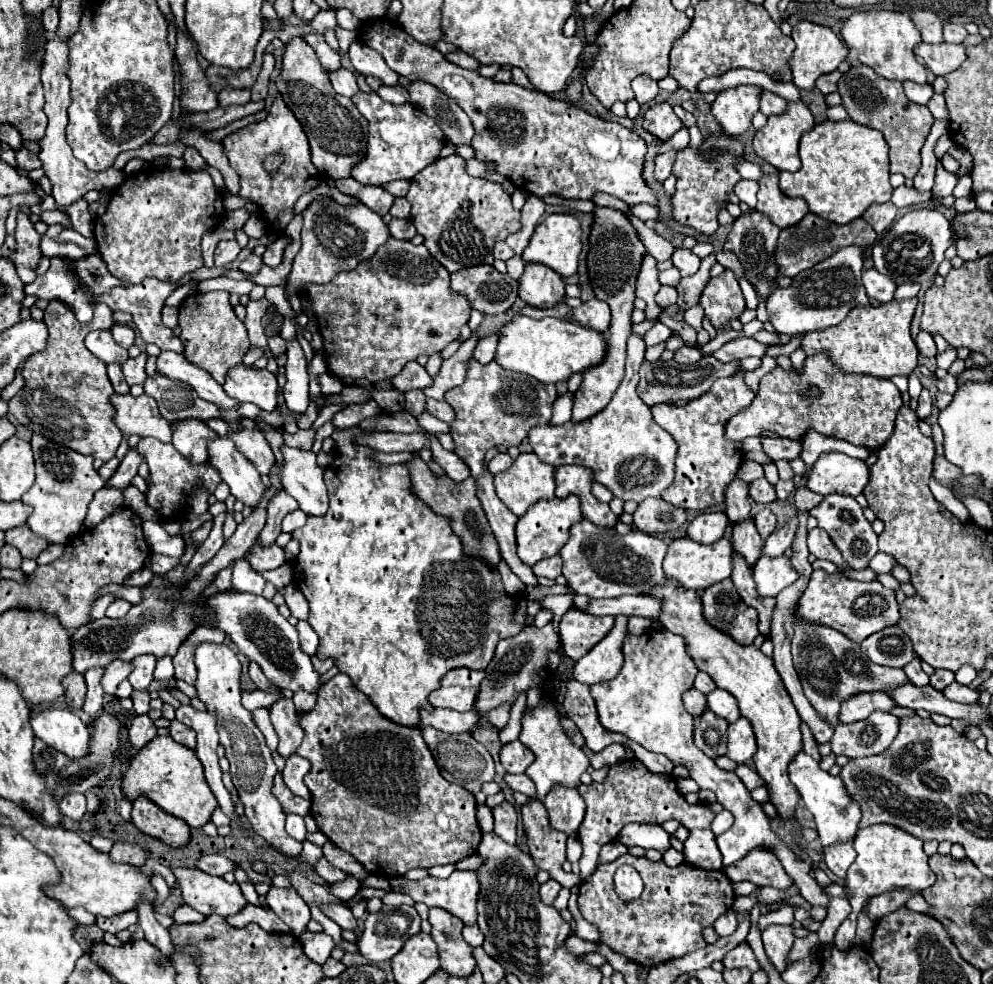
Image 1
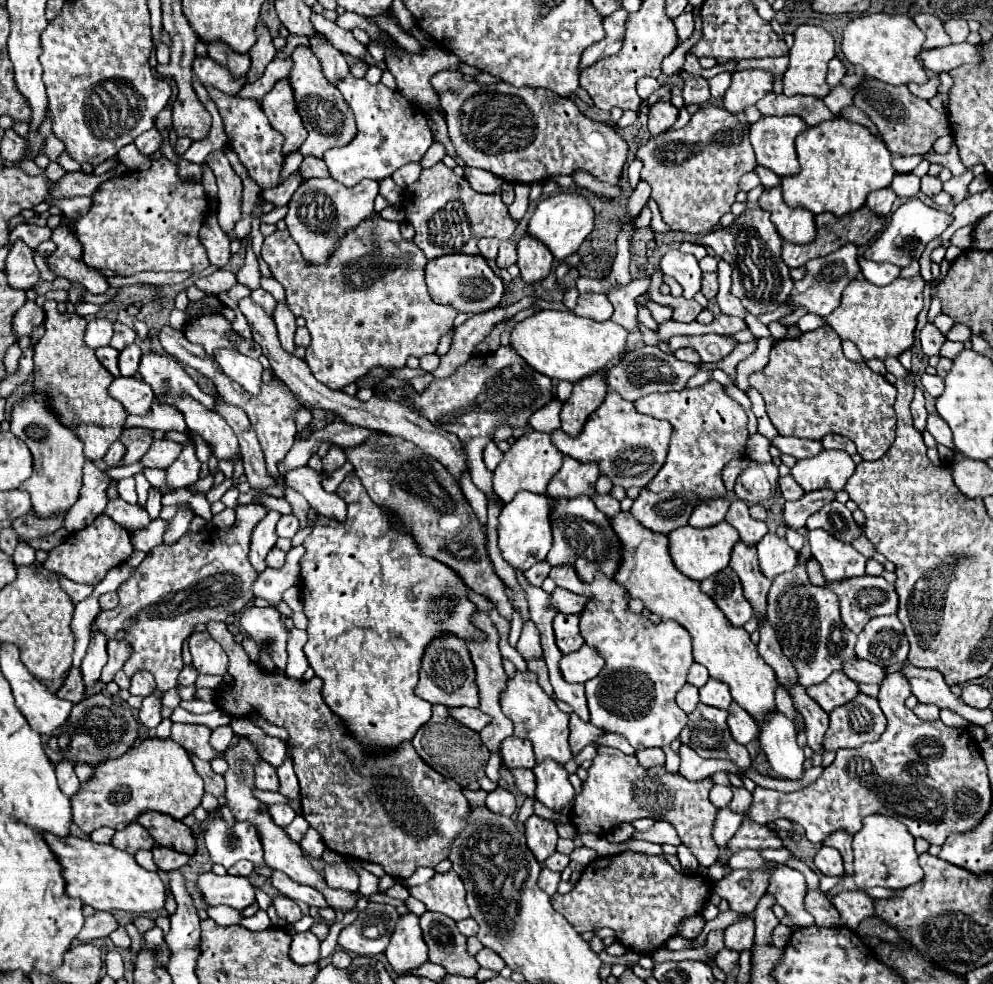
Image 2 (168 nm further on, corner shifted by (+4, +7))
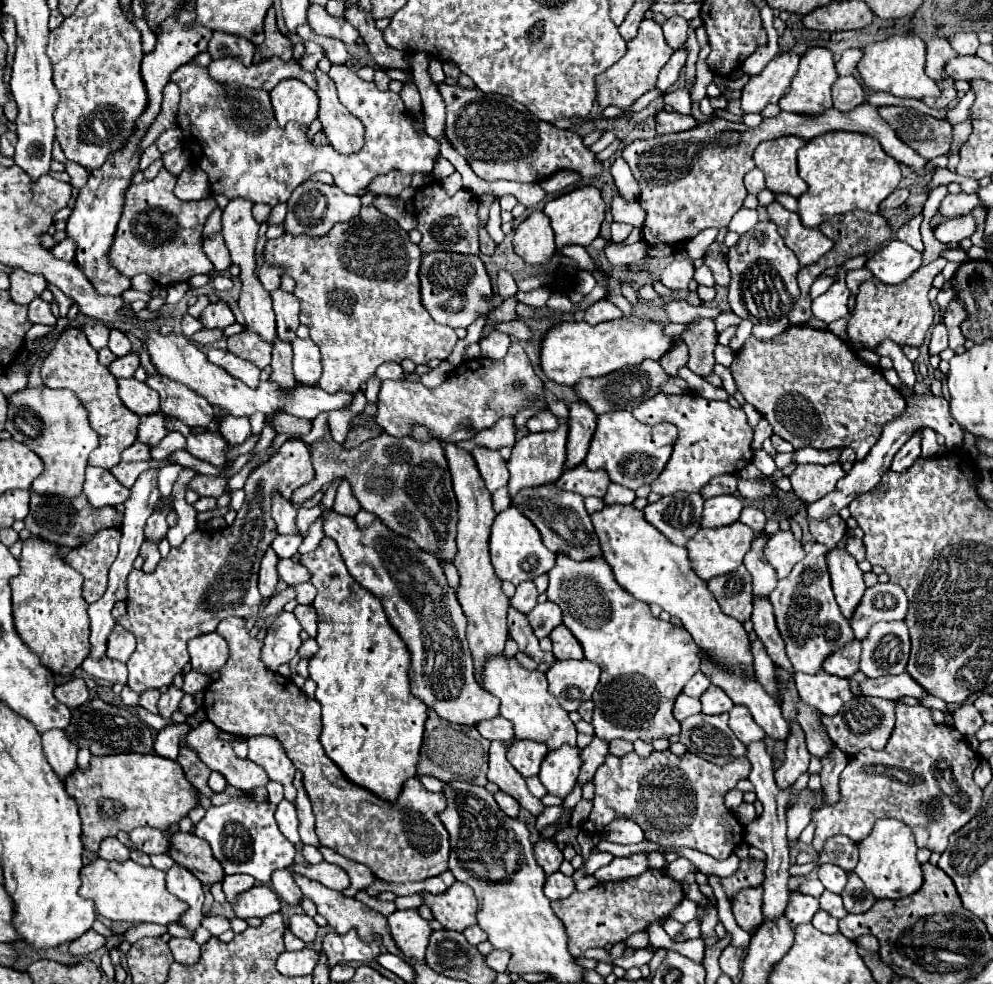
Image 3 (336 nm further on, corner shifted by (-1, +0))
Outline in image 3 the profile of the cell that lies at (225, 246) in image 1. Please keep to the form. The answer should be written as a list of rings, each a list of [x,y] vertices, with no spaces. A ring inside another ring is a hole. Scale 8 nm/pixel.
[[[214,233],[204,241],[204,253],[212,261],[214,271],[224,271],[224,269],[228,269],[232,265],[230,263],[230,253],[228,253],[228,247],[224,243],[222,233]]]

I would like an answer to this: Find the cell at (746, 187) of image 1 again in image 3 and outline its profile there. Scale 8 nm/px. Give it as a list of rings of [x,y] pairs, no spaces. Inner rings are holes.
[[[754,167],[752,171],[748,171],[746,177],[744,177],[744,185],[746,185],[748,193],[754,193],[754,195],[760,193],[762,189],[766,189],[764,187],[764,175],[762,175],[762,171],[758,167]]]

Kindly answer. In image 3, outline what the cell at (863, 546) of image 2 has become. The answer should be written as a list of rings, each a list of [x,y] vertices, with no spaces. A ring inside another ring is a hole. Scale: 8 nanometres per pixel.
[[[846,537],[846,551],[856,559],[856,561],[864,561],[864,543],[862,539],[856,537]]]

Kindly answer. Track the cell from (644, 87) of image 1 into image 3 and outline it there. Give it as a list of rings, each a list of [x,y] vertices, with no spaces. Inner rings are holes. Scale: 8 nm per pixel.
[[[676,89],[668,95],[664,95],[664,101],[668,105],[672,105],[674,111],[680,111],[680,113],[688,113],[688,109],[690,109],[690,95],[686,89]]]

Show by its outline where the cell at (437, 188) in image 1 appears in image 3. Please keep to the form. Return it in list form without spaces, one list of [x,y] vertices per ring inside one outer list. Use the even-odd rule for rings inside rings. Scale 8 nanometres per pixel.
[[[432,183],[418,189],[416,217],[418,217],[418,231],[422,233],[420,251],[454,251],[466,255],[478,255],[478,217],[476,217],[476,197],[470,191],[458,191],[458,195],[448,197],[442,185]]]

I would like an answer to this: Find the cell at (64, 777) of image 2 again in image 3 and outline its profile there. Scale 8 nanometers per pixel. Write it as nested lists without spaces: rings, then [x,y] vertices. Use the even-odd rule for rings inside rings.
[[[62,729],[46,731],[42,735],[42,747],[44,747],[46,759],[48,759],[50,767],[56,771],[56,775],[60,779],[68,777],[68,773],[72,773],[72,767],[76,767],[78,745],[70,743],[70,737],[66,735],[66,731],[62,731]]]

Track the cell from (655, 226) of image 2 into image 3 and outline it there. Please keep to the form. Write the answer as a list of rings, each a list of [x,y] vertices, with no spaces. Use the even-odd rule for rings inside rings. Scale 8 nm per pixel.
[[[772,221],[756,223],[748,233],[740,237],[738,245],[728,251],[728,267],[728,303],[738,317],[748,319],[754,325],[772,323],[780,317],[786,317],[790,313],[790,307],[800,297],[800,289],[796,283],[800,263],[796,255],[786,247],[784,239],[778,235],[776,225]]]

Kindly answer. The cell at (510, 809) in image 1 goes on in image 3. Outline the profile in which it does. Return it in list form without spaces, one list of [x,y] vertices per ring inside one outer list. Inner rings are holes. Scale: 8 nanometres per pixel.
[[[498,791],[498,793],[494,793],[494,797],[496,797],[496,803],[500,805],[500,809],[502,809],[502,811],[504,811],[508,817],[518,817],[520,805],[518,805],[518,801],[516,801],[514,797],[506,795],[504,791]]]

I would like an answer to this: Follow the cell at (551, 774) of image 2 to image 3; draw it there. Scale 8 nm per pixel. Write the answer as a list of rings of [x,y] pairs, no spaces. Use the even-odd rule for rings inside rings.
[[[560,747],[558,751],[550,751],[540,767],[540,781],[548,789],[548,793],[556,797],[566,797],[578,779],[582,767],[580,749],[578,747]]]

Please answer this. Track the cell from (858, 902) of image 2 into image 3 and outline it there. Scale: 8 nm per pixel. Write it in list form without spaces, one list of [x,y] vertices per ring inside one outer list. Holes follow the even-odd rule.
[[[824,891],[824,893],[818,897],[818,901],[820,901],[820,909],[828,911],[828,913],[830,913],[832,917],[836,917],[836,919],[842,919],[842,917],[848,915],[846,909],[844,909],[844,905],[842,905],[840,895],[836,895],[836,893],[832,893],[832,891]]]

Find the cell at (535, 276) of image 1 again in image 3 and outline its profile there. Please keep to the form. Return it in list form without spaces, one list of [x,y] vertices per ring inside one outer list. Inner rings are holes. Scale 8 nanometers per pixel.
[[[534,211],[514,229],[514,251],[526,263],[546,263],[554,253],[554,233],[542,211]]]

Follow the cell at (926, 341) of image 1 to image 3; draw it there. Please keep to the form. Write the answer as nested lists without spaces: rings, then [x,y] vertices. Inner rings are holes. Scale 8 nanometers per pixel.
[[[938,323],[932,329],[932,337],[930,337],[930,355],[938,355],[940,351],[944,351],[948,347],[948,335],[946,335],[946,327],[942,323]]]

